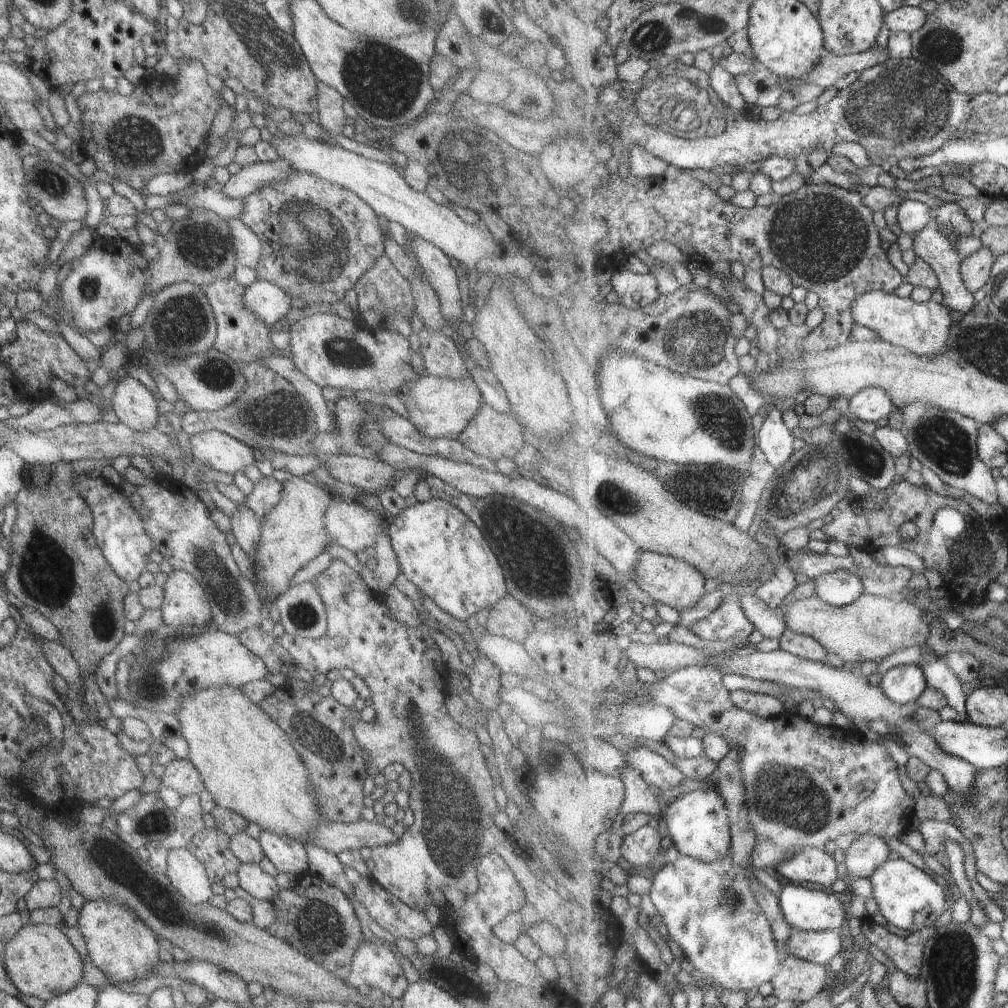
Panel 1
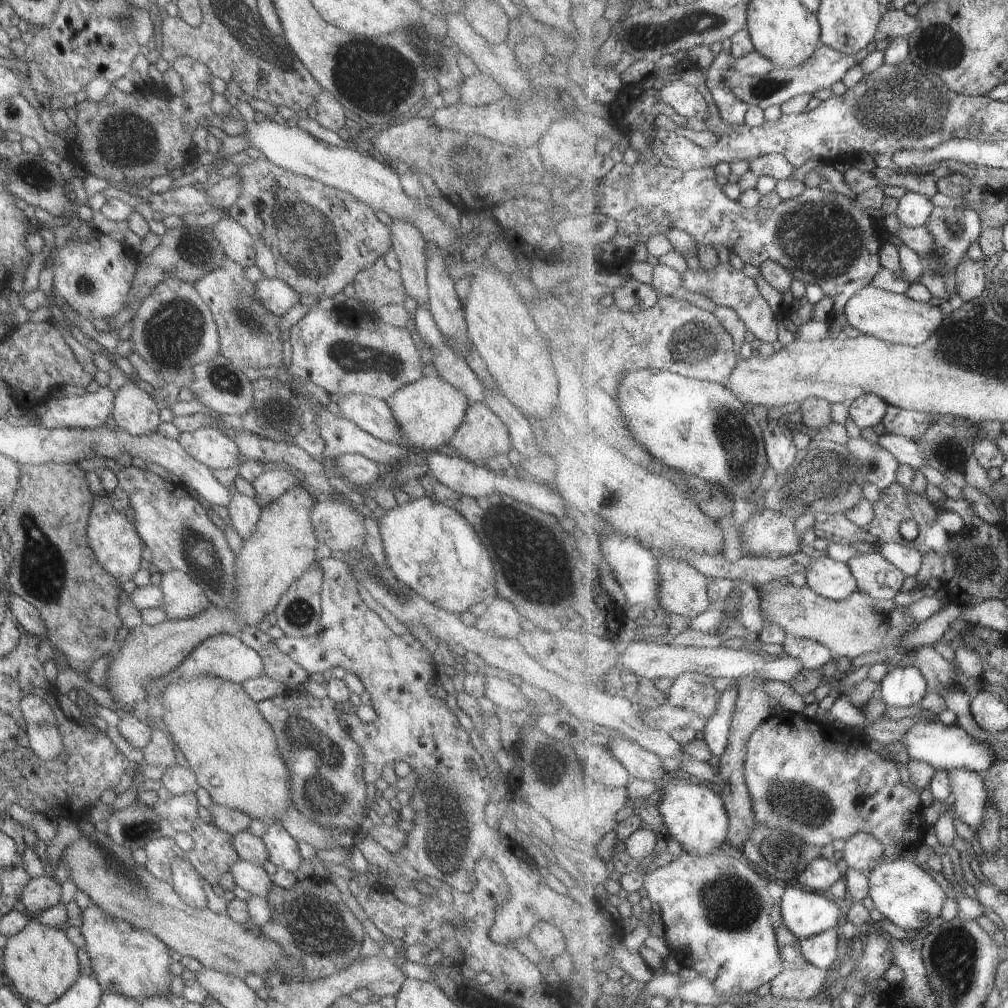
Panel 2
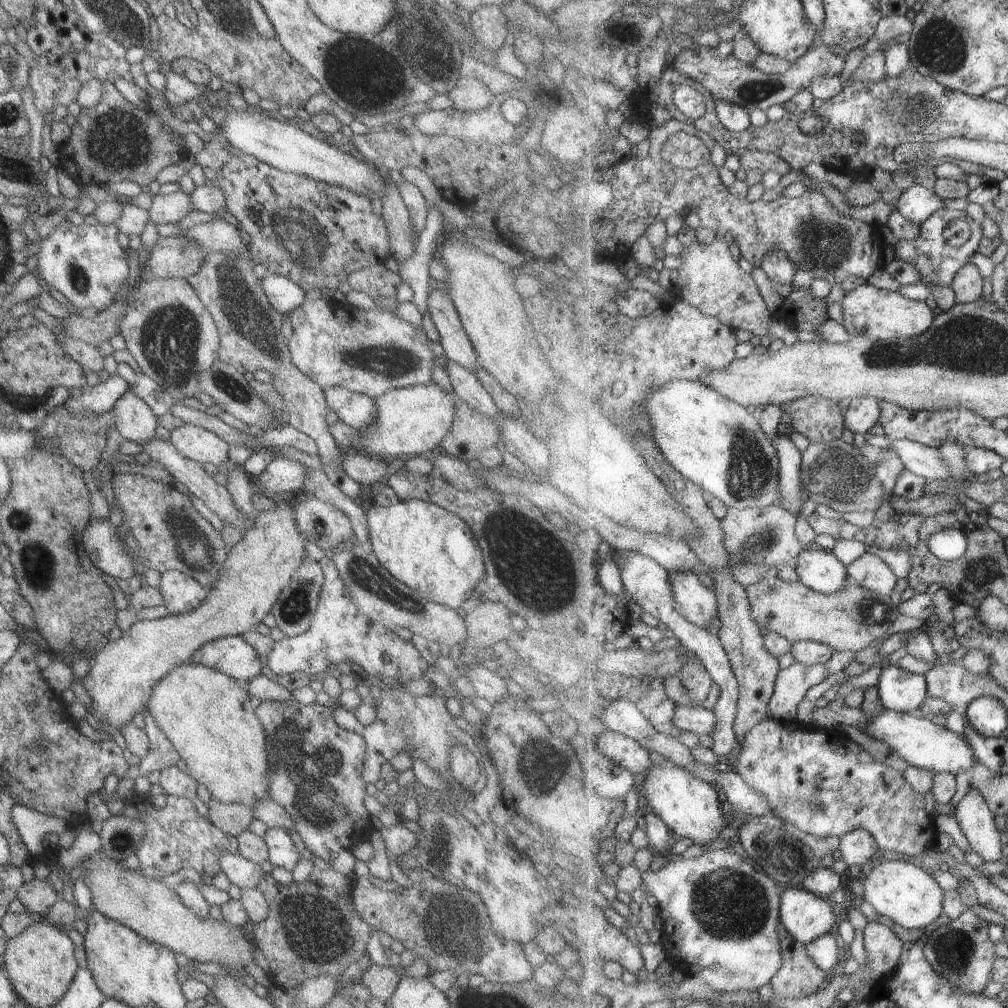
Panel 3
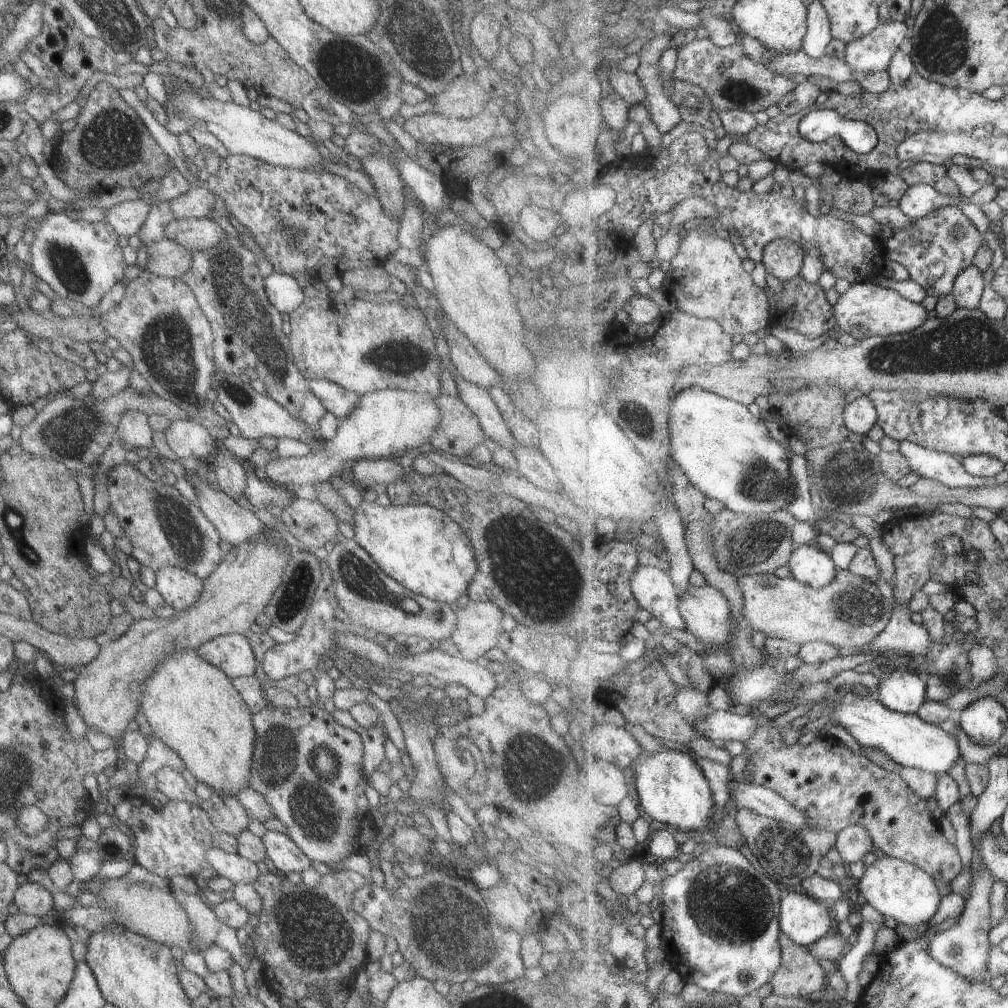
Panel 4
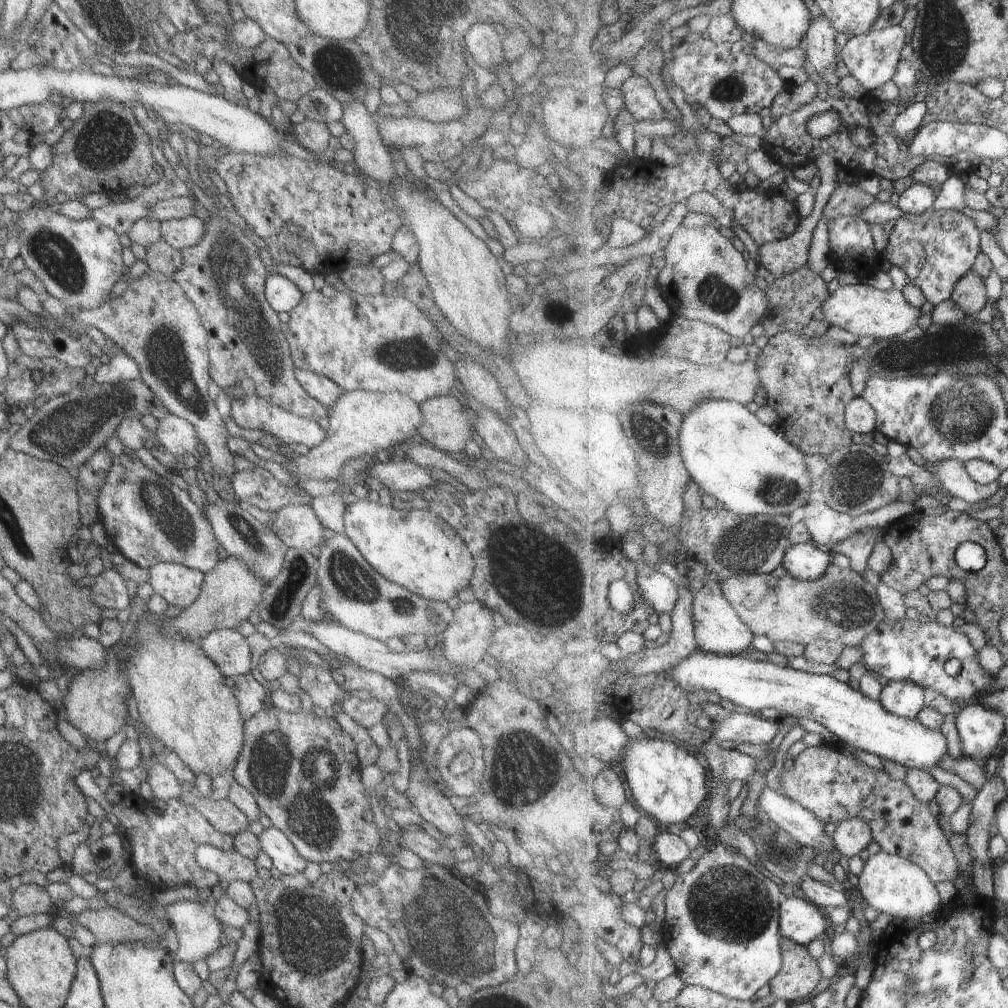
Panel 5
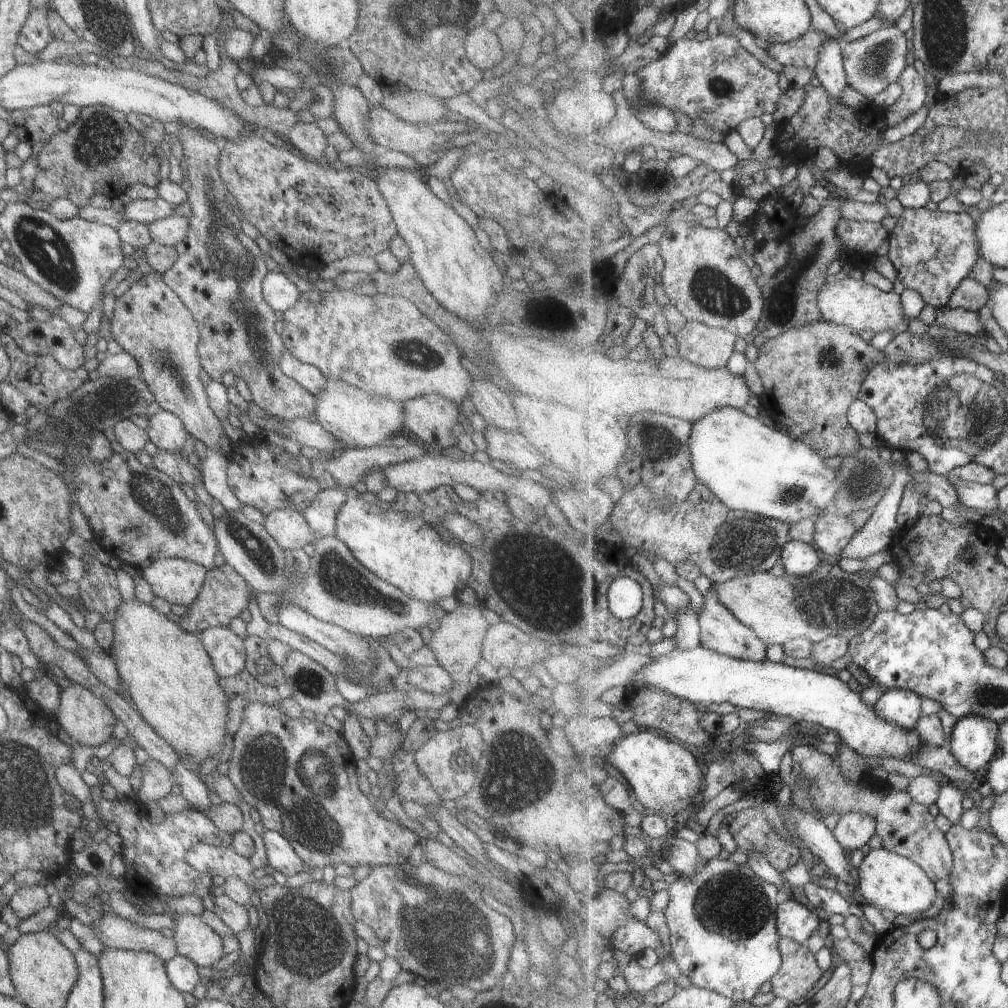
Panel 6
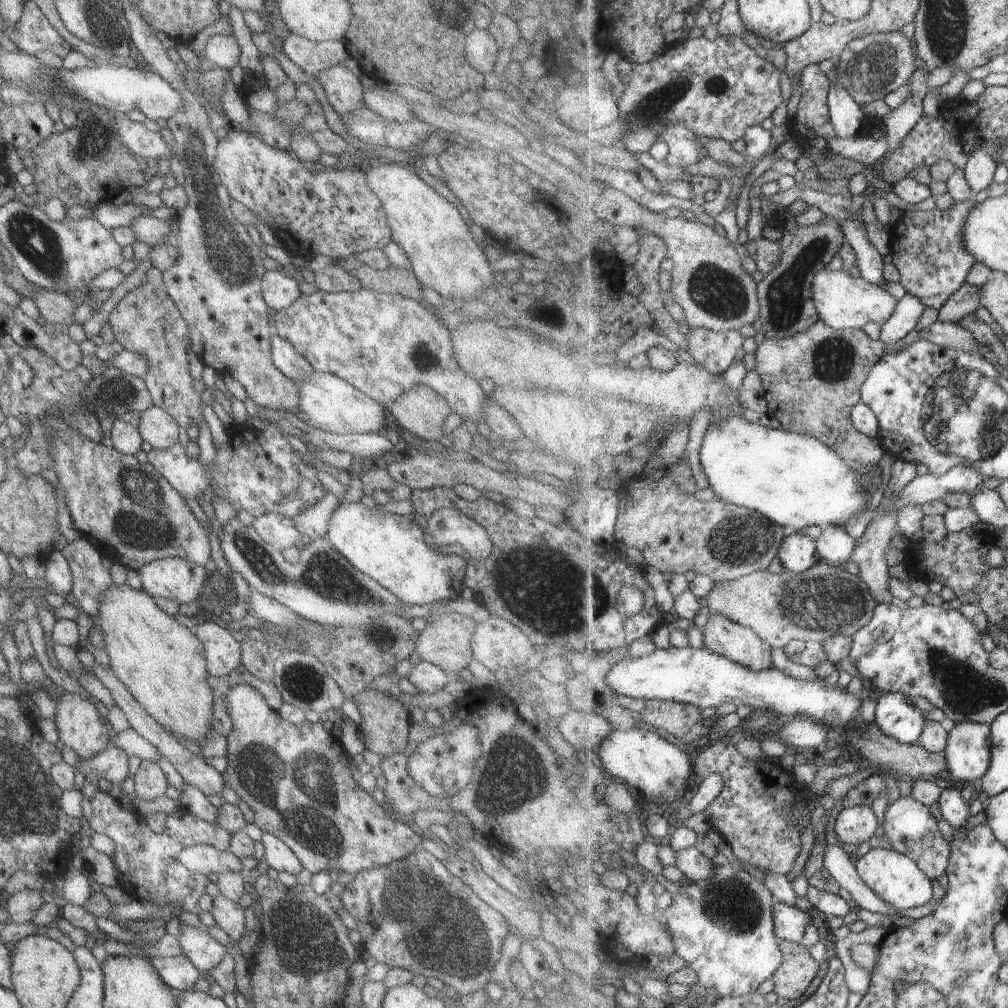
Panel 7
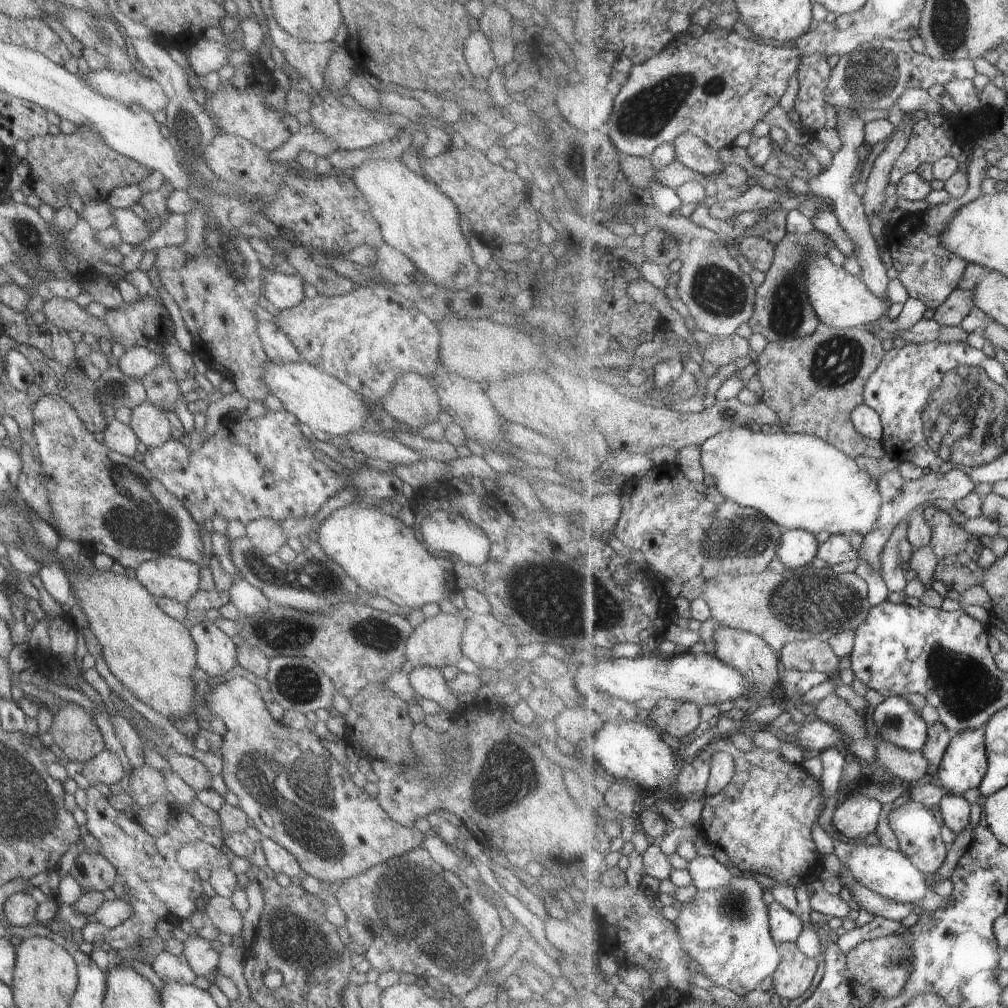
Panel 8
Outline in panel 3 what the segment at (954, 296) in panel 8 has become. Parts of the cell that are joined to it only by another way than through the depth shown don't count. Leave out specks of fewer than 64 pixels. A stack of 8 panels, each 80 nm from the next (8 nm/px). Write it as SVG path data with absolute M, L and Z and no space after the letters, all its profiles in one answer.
M971 262L961 267L951 285L960 303L974 303L989 291L987 278Z

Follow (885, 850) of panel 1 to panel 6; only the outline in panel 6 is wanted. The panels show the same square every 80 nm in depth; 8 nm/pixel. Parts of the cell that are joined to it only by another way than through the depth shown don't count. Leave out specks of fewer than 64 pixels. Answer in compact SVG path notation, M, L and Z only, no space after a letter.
M858 812L845 813L833 829L835 838L844 849L855 850L867 846L876 834L877 821L869 815Z

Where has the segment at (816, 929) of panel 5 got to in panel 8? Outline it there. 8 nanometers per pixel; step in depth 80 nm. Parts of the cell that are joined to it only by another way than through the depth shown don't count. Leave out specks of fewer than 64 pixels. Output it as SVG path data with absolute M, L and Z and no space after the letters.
M770 899L768 907L772 933L776 941L779 944L796 942L804 931L804 924L801 923L799 915L775 900Z

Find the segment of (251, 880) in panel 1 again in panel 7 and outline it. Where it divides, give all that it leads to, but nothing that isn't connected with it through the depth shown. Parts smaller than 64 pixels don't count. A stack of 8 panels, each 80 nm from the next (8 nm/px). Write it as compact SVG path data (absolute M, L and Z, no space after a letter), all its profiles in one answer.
M208 844L193 845L180 850L177 860L192 873L204 875L223 871L242 873L241 863L227 849L218 850Z

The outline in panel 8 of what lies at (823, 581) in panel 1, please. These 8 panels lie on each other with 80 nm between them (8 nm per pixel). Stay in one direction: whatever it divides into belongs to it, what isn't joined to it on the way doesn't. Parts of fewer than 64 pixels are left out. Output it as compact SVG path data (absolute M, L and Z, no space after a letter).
M784 529L777 556L785 568L799 569L818 562L819 540L803 529Z

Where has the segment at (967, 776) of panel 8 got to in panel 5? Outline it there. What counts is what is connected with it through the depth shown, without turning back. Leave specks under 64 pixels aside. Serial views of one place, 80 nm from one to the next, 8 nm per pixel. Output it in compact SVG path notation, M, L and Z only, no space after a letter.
M969 703L955 714L963 757L982 762L997 748L1007 731L1006 716L983 703Z

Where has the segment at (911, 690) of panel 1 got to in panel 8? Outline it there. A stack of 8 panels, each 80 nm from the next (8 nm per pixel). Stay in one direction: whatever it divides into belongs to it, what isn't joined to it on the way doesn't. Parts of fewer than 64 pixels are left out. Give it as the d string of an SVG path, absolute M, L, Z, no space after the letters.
M893 695L872 709L871 714L878 732L889 742L910 751L921 751L928 739L927 722L921 718L919 710L909 703L906 695Z

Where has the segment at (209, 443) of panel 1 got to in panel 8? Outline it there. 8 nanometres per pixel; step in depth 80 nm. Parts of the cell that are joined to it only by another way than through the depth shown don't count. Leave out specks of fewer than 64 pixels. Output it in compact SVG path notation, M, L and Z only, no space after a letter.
M148 401L130 408L130 421L127 425L146 447L161 446L169 437L171 426L165 412Z

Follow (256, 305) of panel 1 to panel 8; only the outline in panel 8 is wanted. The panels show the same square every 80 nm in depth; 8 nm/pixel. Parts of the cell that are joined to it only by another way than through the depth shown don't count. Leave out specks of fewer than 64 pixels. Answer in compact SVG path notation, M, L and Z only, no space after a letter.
M284 269L282 272L267 273L261 280L261 293L277 310L296 305L304 296L302 280L297 274Z

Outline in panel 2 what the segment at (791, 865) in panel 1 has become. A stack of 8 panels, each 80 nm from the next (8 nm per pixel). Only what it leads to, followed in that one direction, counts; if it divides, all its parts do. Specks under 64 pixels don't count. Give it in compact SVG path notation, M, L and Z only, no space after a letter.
M815 857L803 870L798 872L797 879L801 884L828 894L829 888L841 878L837 864L827 858Z

